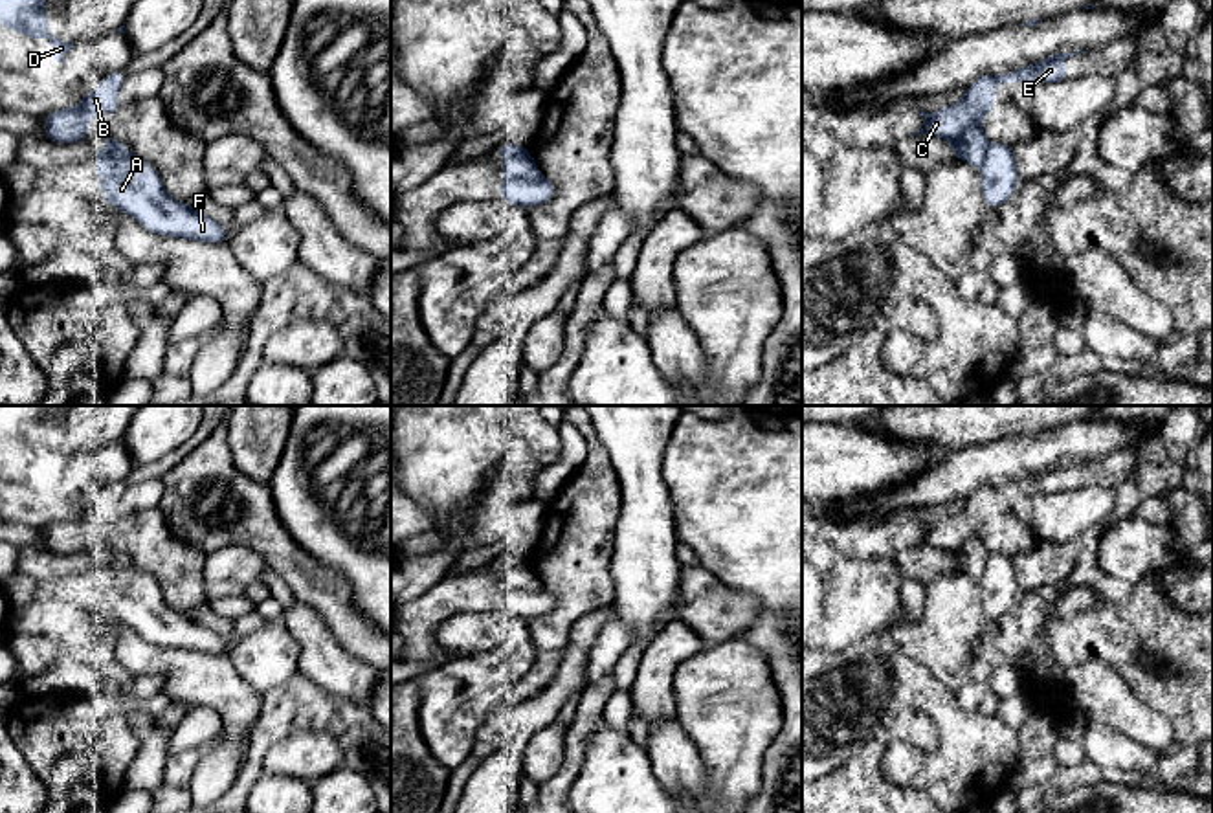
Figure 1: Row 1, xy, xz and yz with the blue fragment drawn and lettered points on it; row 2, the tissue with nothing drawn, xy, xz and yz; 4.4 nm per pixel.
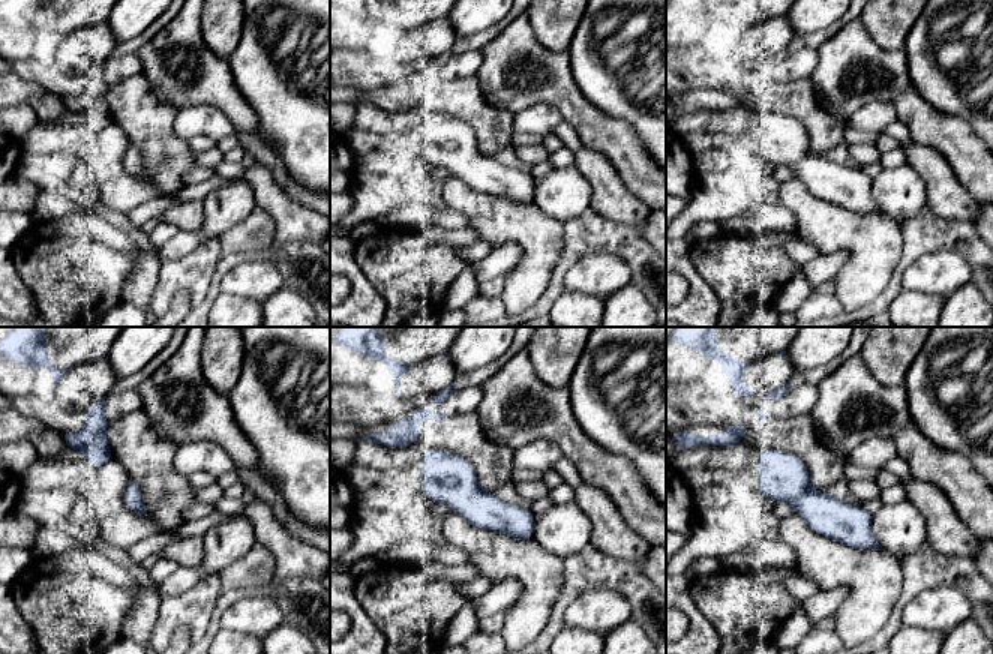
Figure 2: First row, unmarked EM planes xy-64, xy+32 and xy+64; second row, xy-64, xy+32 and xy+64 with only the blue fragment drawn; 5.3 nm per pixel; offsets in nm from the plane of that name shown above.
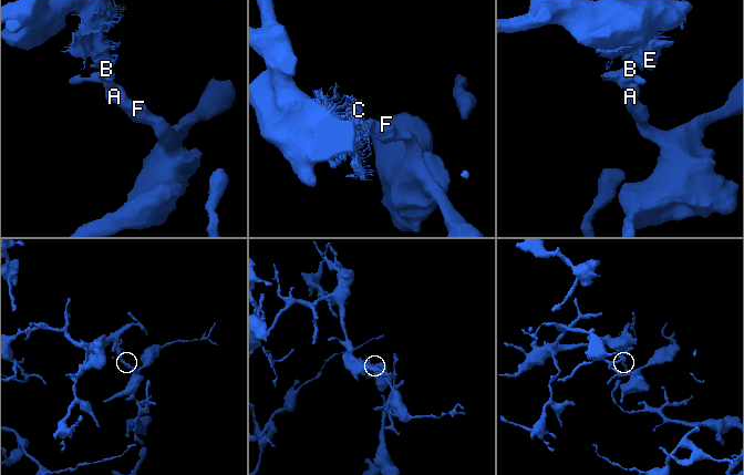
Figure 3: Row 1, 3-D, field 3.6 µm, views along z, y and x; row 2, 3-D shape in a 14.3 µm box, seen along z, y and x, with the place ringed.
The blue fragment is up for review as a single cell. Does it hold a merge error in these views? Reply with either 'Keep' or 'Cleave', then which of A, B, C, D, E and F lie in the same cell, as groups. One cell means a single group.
Cleave. Groups: A F / B C D E

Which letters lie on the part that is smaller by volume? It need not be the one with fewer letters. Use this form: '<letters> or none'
A, F

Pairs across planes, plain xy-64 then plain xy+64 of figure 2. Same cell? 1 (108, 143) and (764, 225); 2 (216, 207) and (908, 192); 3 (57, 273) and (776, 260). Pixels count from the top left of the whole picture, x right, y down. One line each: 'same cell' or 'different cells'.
1: different cells
2: same cell
3: same cell

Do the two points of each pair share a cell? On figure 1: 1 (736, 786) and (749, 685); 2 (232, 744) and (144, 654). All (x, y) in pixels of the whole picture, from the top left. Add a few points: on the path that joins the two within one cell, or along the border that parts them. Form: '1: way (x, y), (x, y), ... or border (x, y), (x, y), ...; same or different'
1: way (736, 760), (736, 711); same
2: way (232, 714), (197, 679), (173, 665); same

